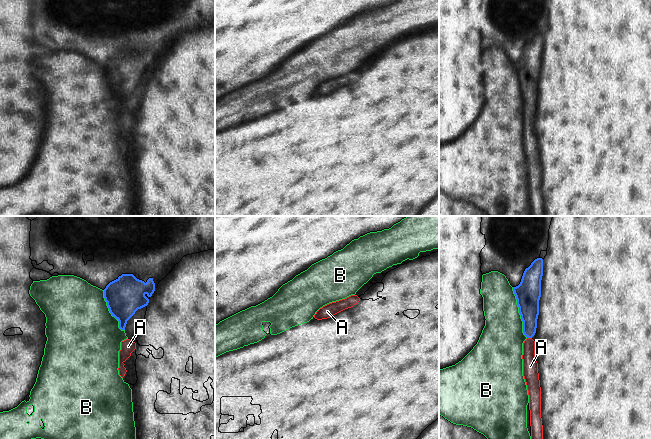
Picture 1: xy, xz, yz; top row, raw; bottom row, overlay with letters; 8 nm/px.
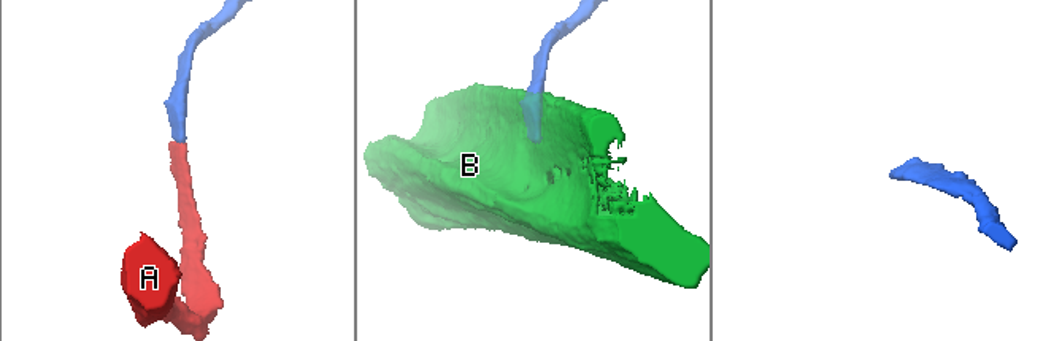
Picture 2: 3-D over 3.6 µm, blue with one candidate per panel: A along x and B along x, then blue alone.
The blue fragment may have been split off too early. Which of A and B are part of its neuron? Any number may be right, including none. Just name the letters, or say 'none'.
A

